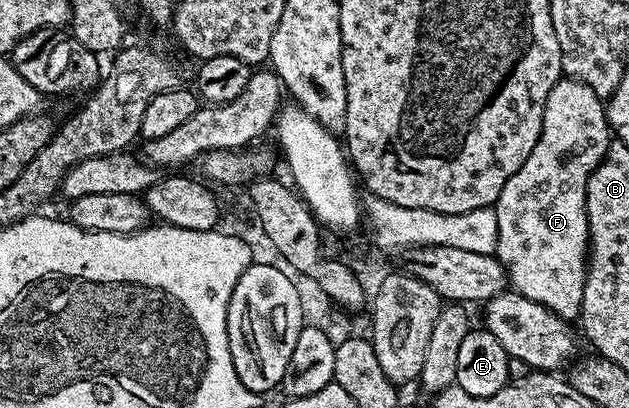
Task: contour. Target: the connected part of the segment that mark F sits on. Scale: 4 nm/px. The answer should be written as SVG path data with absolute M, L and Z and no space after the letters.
M563 76L555 88L551 88L551 96L547 96L541 135L535 148L531 148L531 156L527 156L527 160L523 160L523 168L519 168L519 172L515 172L515 176L503 184L503 192L499 192L495 203L499 224L495 256L503 264L508 285L516 293L527 296L527 300L543 304L543 308L566 320L576 319L583 304L585 272L589 261L589 221L585 207L587 180L605 158L610 141L606 103L598 94L591 92L587 84Z

